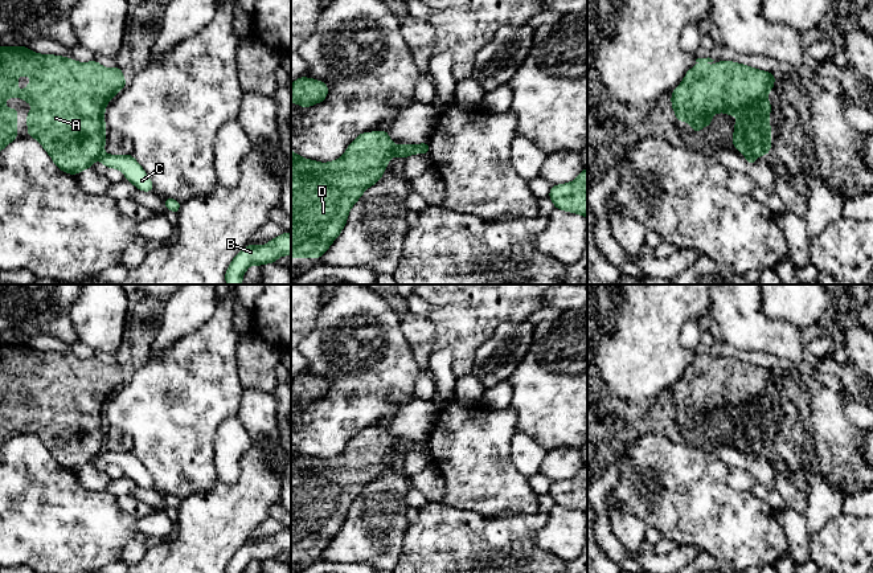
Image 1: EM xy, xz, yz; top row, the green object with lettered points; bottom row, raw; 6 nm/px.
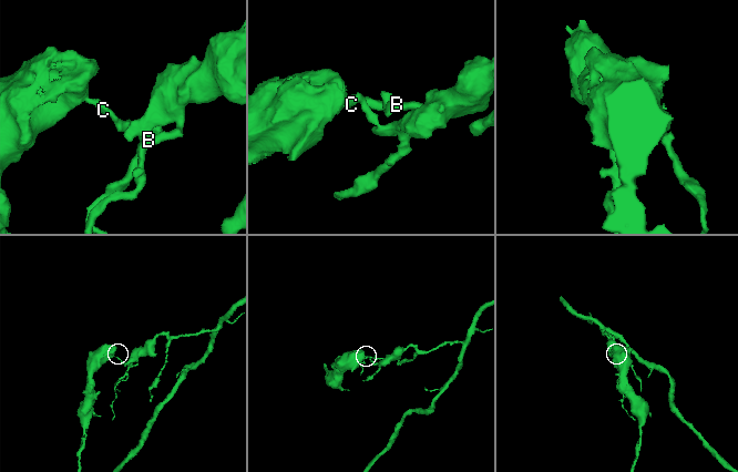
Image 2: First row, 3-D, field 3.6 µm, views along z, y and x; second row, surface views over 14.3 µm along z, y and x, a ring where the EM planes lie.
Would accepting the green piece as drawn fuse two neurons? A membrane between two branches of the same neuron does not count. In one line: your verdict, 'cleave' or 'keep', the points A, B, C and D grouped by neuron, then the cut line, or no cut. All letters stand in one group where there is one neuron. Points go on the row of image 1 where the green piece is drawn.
cleave; A D / B C; cut in xy along (103, 152), (97, 159)

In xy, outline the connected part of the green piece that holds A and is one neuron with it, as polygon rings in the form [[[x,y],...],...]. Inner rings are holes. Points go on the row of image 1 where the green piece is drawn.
[[[0,45],[0,151],[17,138],[19,110],[7,109],[4,101],[20,97],[33,106],[26,116],[28,136],[41,143],[54,164],[69,175],[91,168],[106,144],[104,109],[126,85],[118,66],[107,69],[95,60],[82,64],[67,57],[38,54],[25,46]],[[19,75],[32,77],[22,93],[17,89]]]

